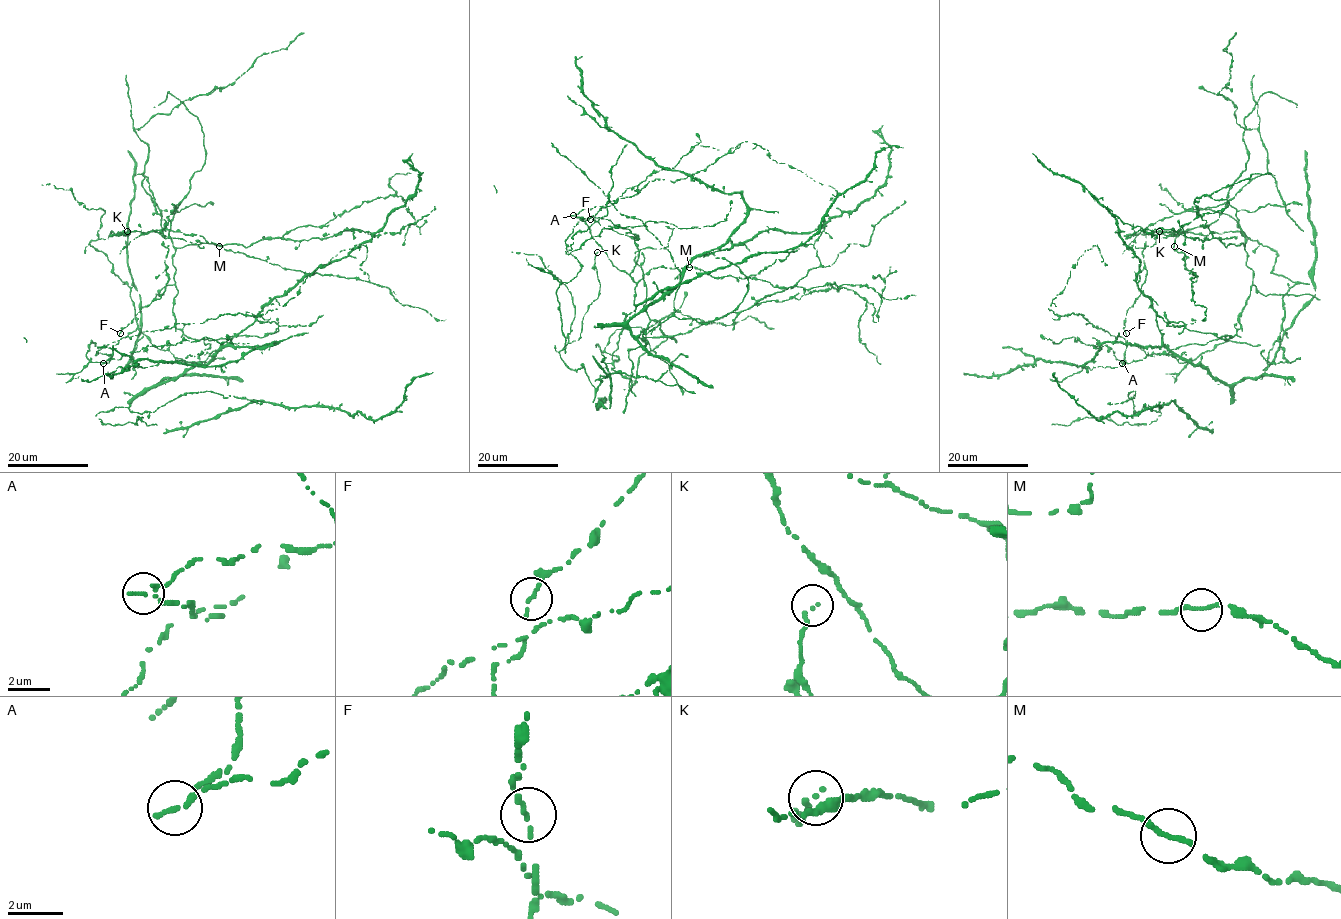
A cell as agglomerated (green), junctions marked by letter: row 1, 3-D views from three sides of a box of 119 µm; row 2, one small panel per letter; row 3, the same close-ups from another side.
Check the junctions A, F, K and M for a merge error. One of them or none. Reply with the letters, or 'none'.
A

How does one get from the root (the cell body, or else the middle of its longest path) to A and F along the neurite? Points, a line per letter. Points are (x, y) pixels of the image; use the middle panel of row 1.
A: (652, 304), (679, 271), (675, 312), (643, 345), (638, 236), (573, 216)
F: (652, 304), (679, 271), (675, 312), (642, 335), (643, 345), (649, 318), (631, 237), (638, 236), (590, 219)

